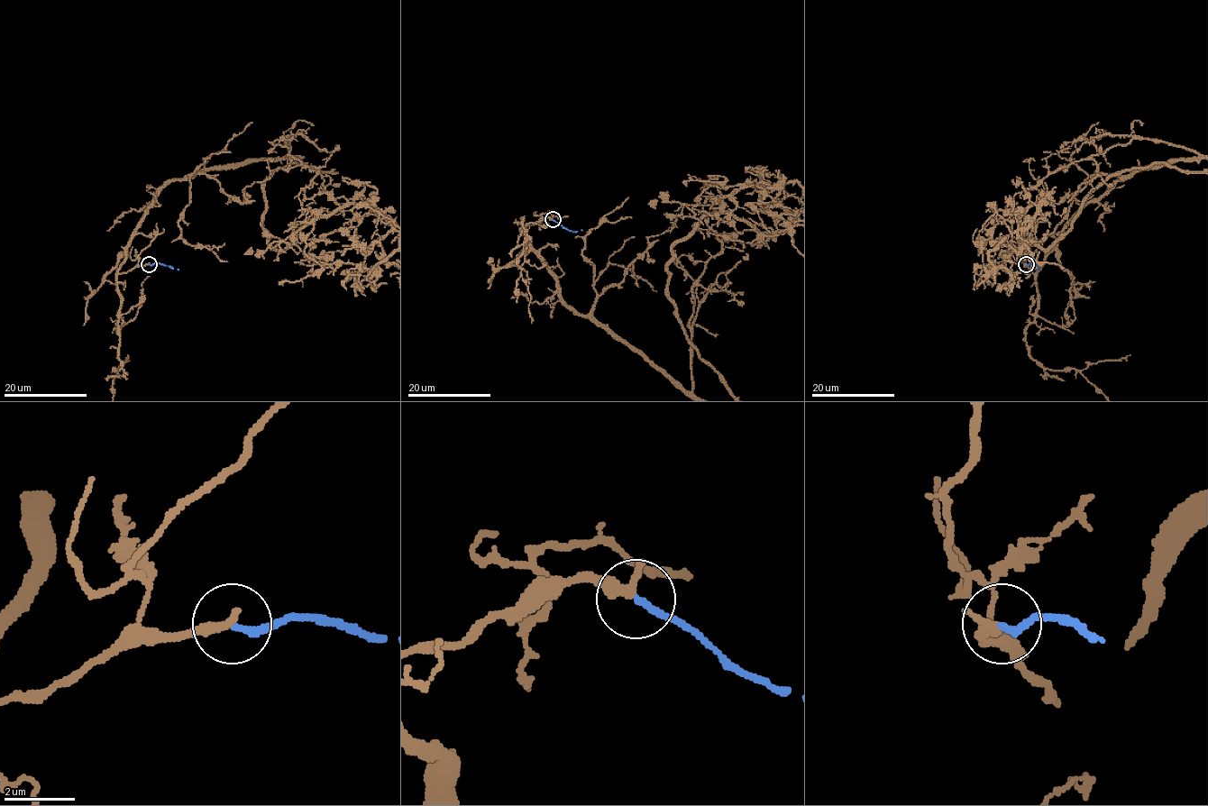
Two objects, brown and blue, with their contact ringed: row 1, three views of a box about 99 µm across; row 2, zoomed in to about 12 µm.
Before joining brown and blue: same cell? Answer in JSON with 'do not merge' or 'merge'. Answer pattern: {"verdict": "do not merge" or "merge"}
{"verdict": "merge"}

